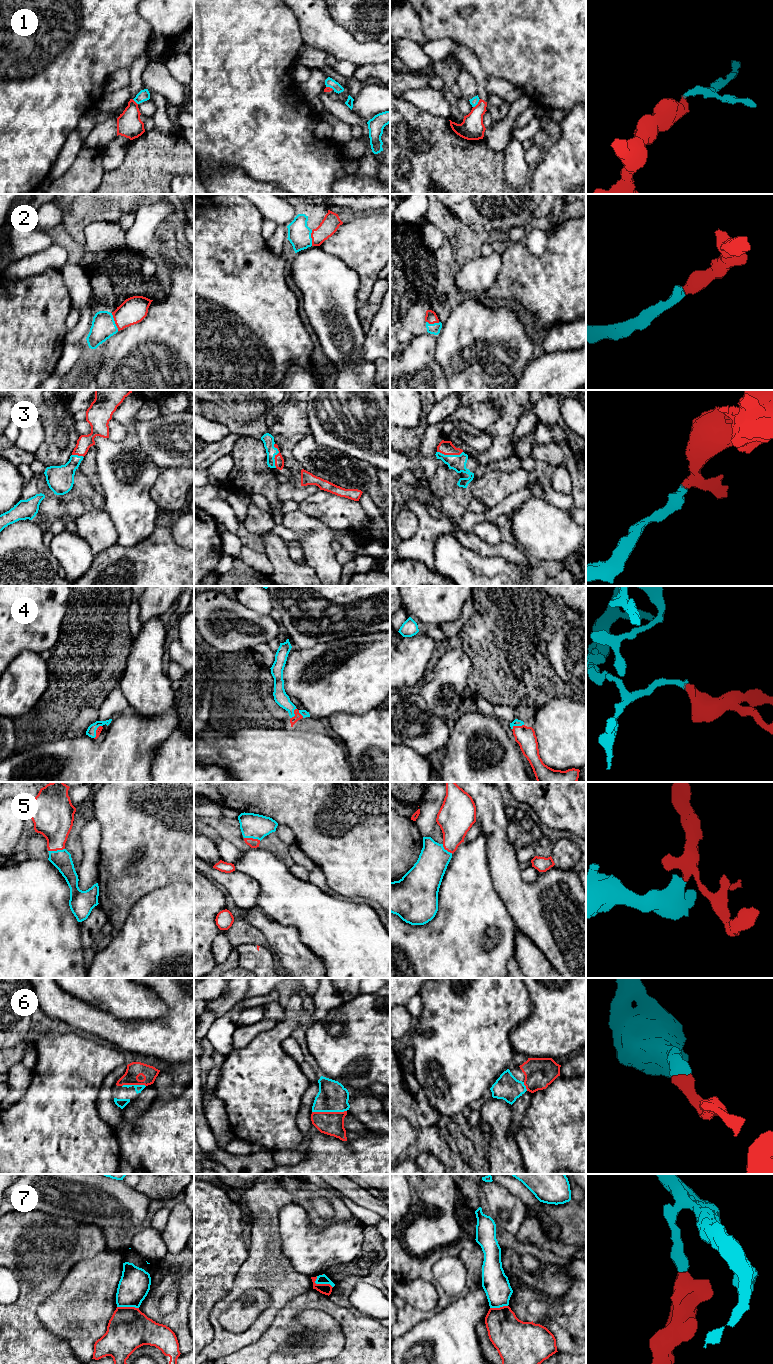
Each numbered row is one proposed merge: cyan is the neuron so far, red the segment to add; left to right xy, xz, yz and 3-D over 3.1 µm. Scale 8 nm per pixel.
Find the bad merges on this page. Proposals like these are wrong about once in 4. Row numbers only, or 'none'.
1, 7

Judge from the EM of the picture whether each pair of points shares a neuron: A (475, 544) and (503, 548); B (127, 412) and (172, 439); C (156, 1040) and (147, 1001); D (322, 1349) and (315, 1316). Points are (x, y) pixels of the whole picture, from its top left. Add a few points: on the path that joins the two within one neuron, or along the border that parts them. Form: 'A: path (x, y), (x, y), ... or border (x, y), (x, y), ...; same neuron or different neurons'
A: path (482, 548), (496, 549); same neuron
B: path (136, 424), (142, 430), (160, 439); same neuron
C: border (167, 1006), (167, 1013), (159, 1018), (127, 1019); different neurons
D: path (325, 1341), (323, 1329), (318, 1324); same neuron

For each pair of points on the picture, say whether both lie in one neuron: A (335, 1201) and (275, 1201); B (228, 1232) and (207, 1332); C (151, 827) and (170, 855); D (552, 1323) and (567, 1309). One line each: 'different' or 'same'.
A: same
B: same
C: same
D: different

